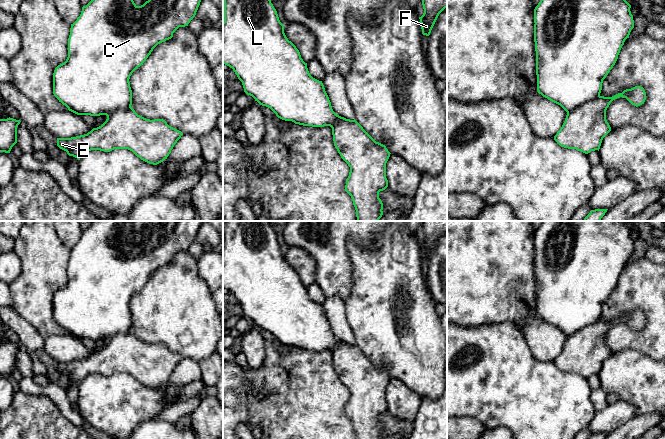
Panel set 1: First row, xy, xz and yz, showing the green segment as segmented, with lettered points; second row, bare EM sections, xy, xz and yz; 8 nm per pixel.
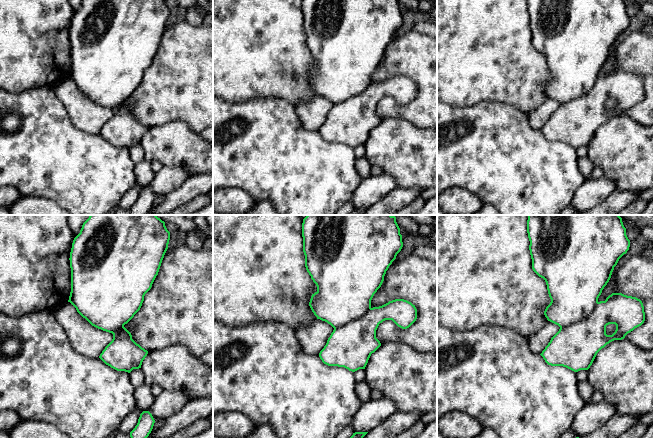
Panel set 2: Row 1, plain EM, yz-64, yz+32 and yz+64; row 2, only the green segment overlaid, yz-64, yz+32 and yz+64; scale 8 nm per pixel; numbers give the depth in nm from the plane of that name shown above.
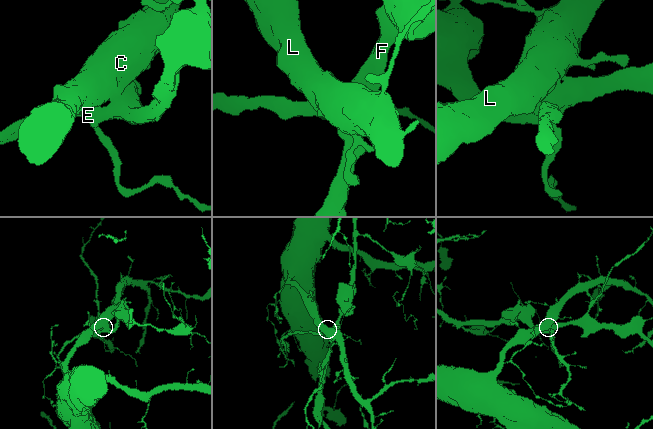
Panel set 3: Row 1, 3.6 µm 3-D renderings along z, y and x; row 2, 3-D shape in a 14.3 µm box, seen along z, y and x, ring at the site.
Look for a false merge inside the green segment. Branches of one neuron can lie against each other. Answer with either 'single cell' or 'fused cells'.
fused cells

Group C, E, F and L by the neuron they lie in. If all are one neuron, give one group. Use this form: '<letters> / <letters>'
C L / E F

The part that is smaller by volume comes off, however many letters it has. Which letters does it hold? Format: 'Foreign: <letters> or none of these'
Foreign: E, F

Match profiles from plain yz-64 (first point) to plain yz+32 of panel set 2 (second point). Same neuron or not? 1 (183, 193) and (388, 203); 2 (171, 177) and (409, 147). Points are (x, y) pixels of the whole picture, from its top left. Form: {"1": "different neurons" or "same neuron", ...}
{"1": "same neuron", "2": "different neurons"}

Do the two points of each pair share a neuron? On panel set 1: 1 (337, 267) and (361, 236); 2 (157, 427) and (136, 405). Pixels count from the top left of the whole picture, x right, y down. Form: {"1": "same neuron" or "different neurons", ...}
{"1": "same neuron", "2": "different neurons"}

